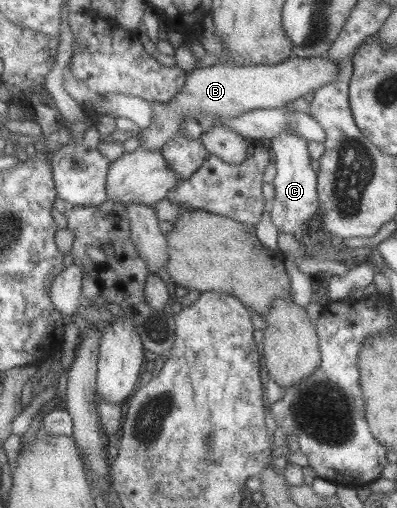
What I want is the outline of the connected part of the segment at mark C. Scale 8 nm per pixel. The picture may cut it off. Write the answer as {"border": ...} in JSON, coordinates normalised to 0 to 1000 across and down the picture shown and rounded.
{"border":[[[715,258],[703,270],[678,278],[675,295],[683,301],[685,319],[695,329],[695,343],[685,354],[690,386],[675,400],[680,407],[678,429],[698,451],[700,461],[743,461],[758,441],[768,441],[801,409],[796,382],[796,337],[783,329],[773,303],[773,278],[741,258]]]}

